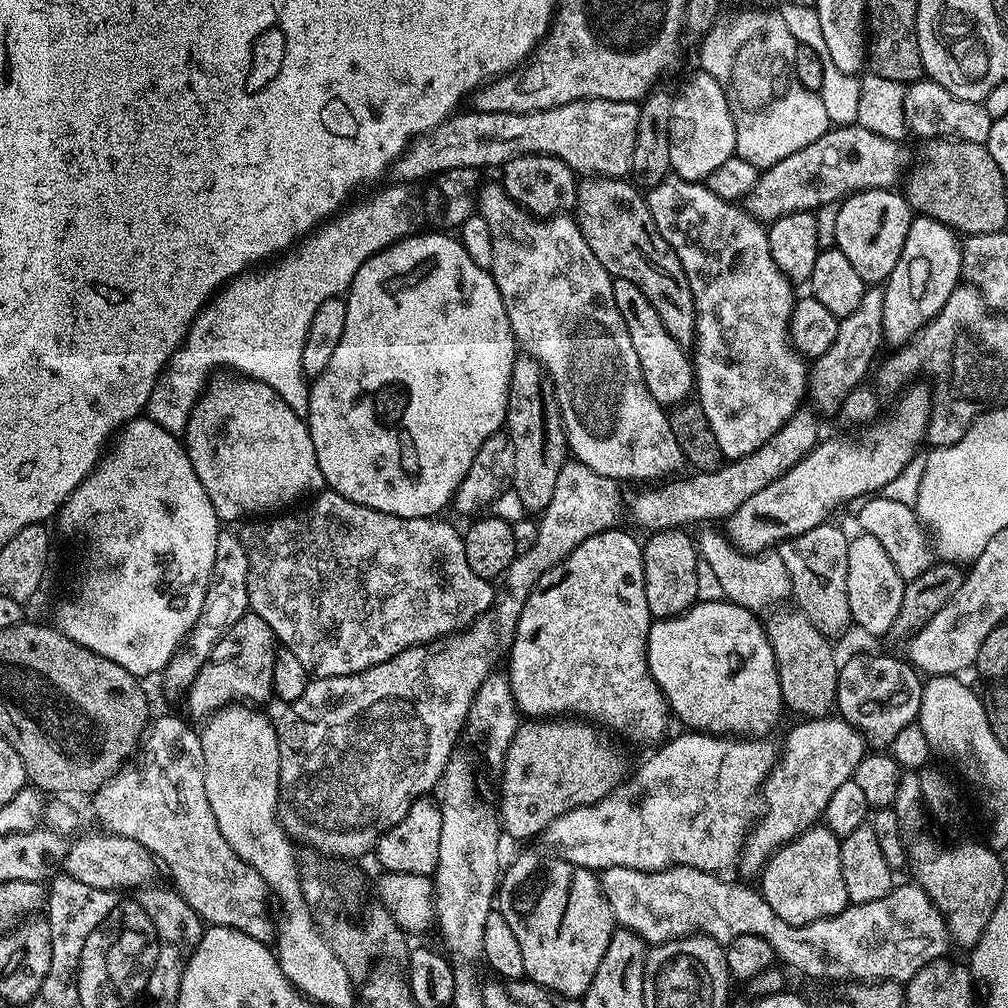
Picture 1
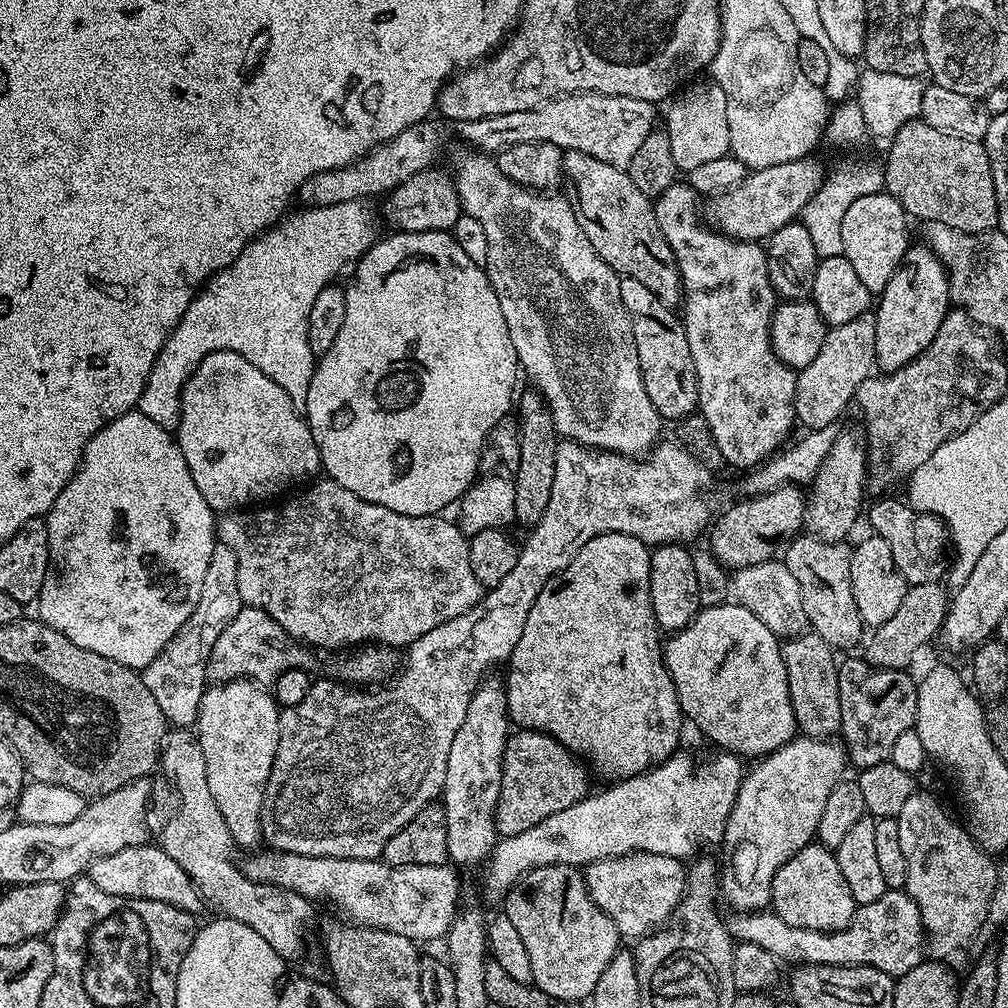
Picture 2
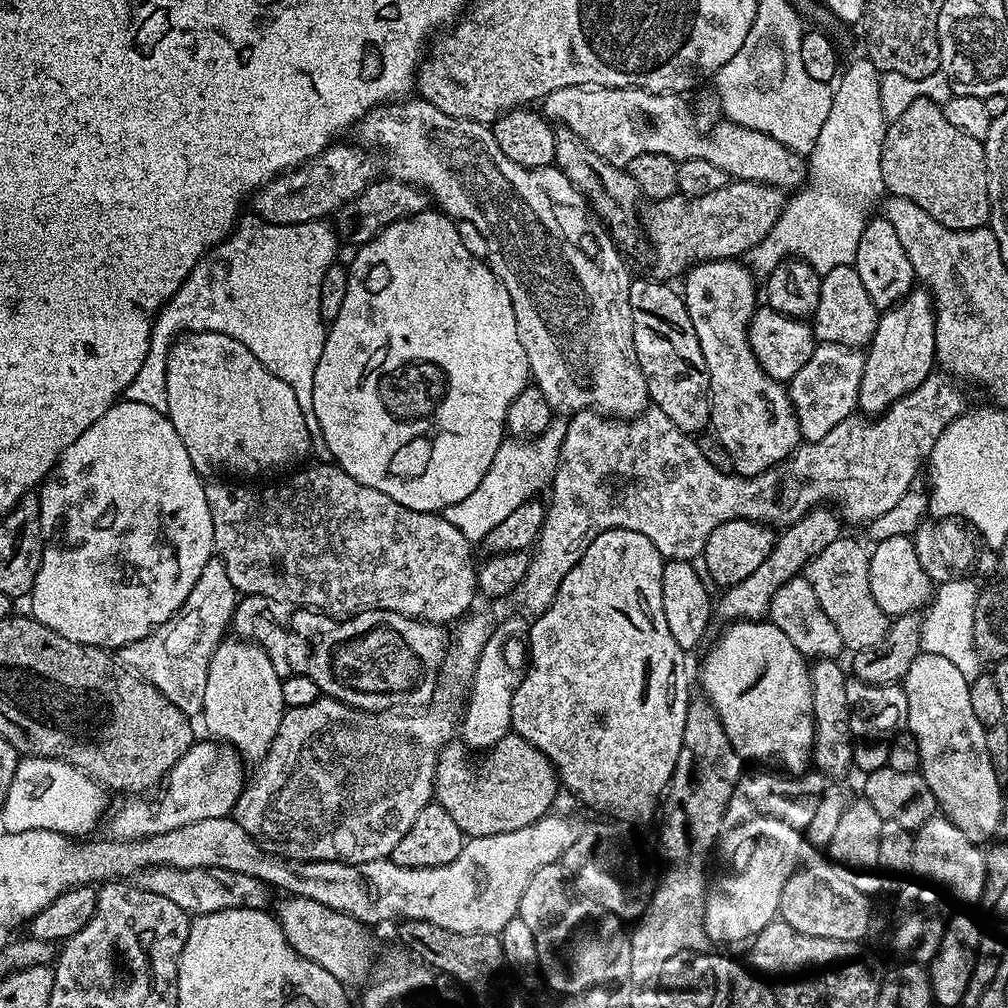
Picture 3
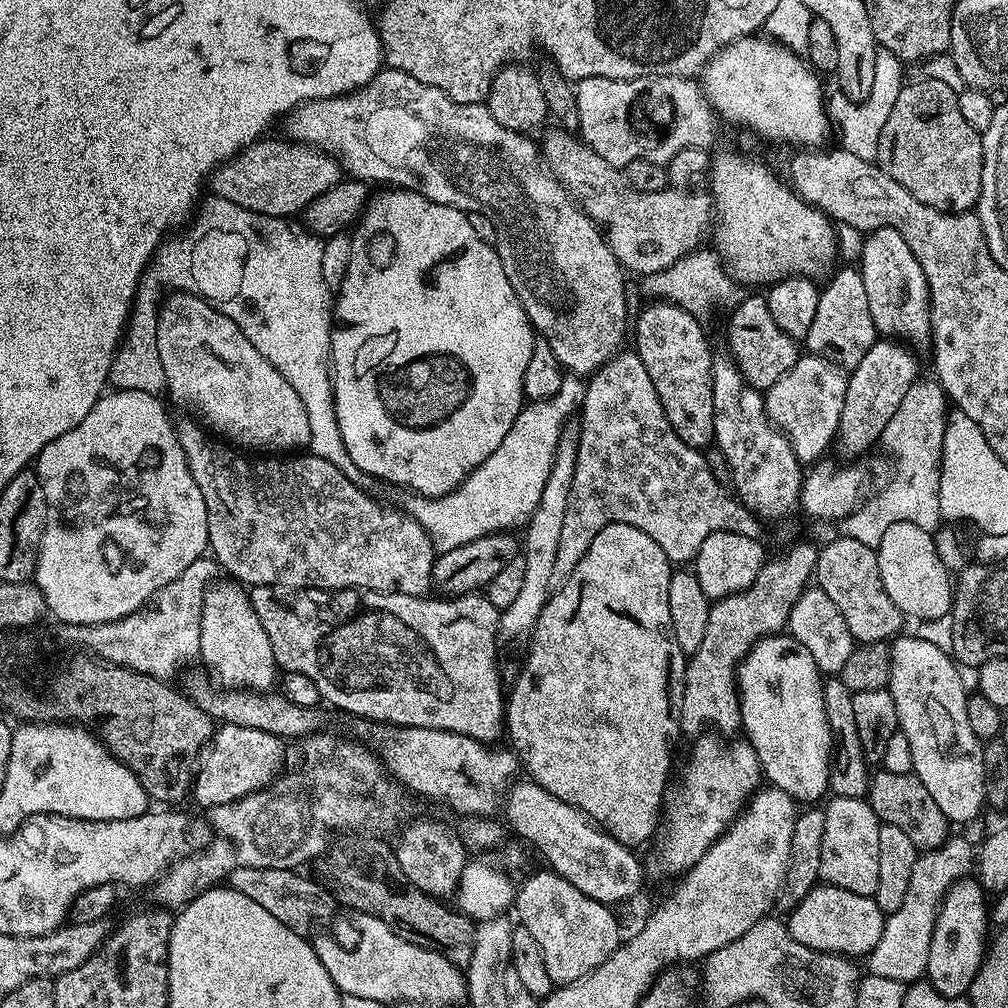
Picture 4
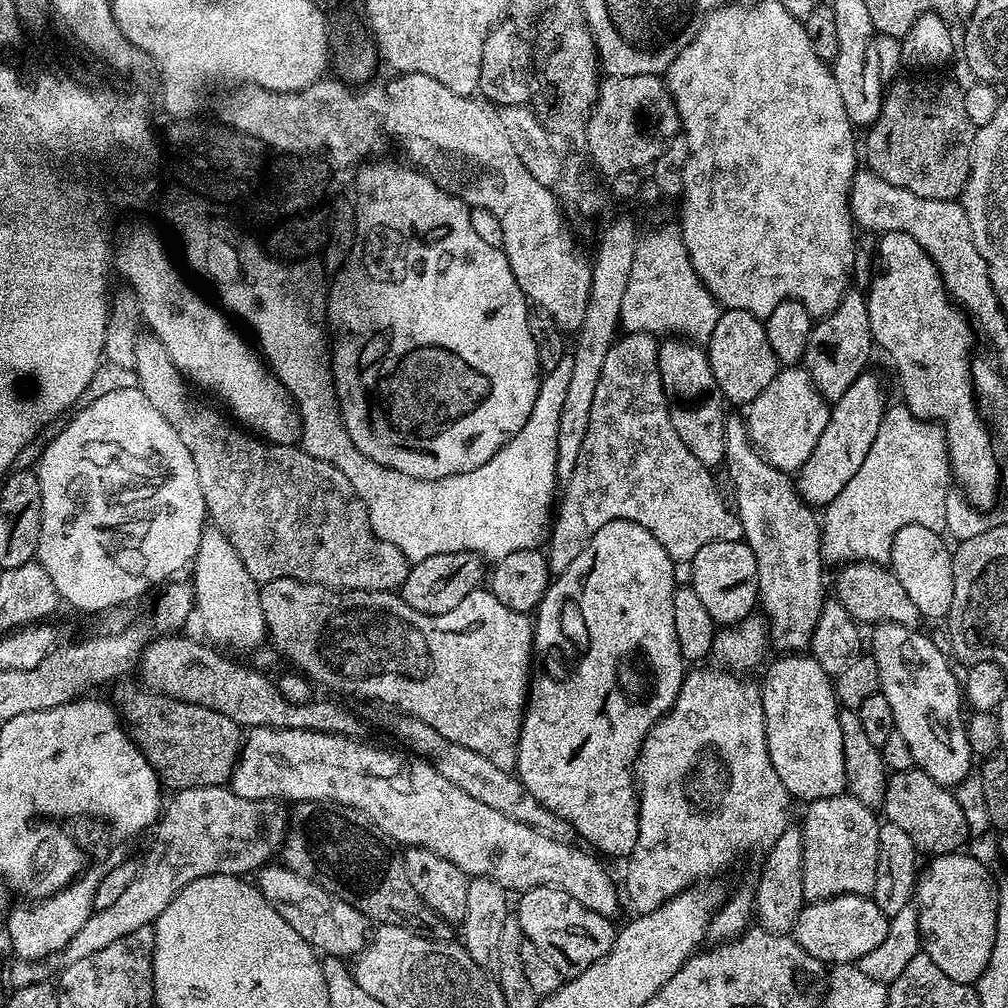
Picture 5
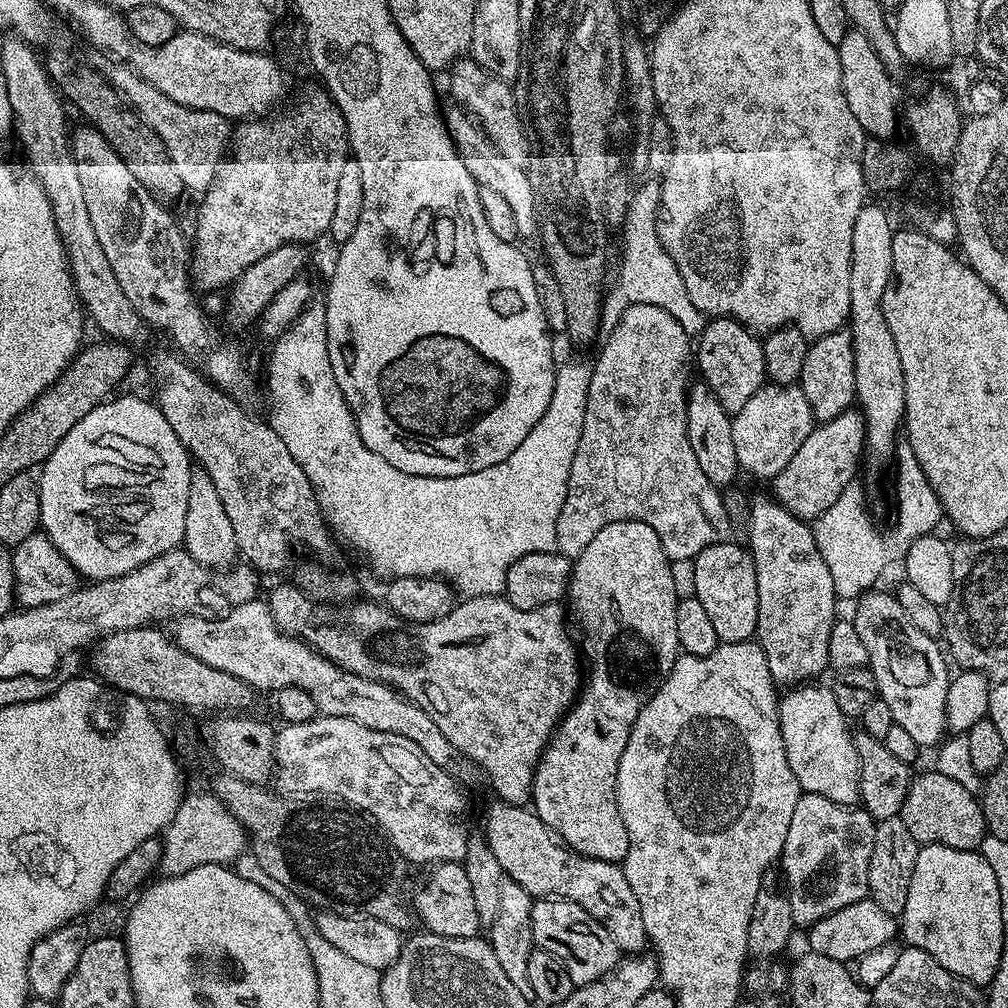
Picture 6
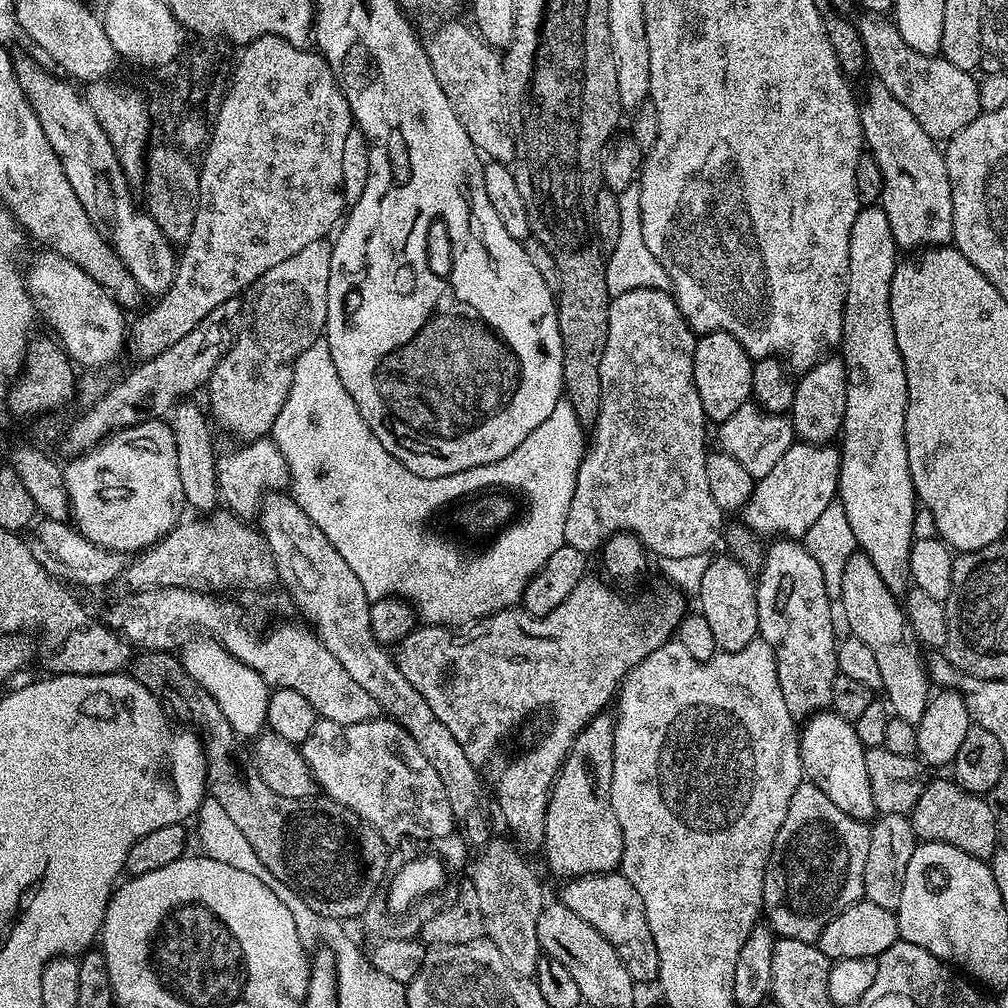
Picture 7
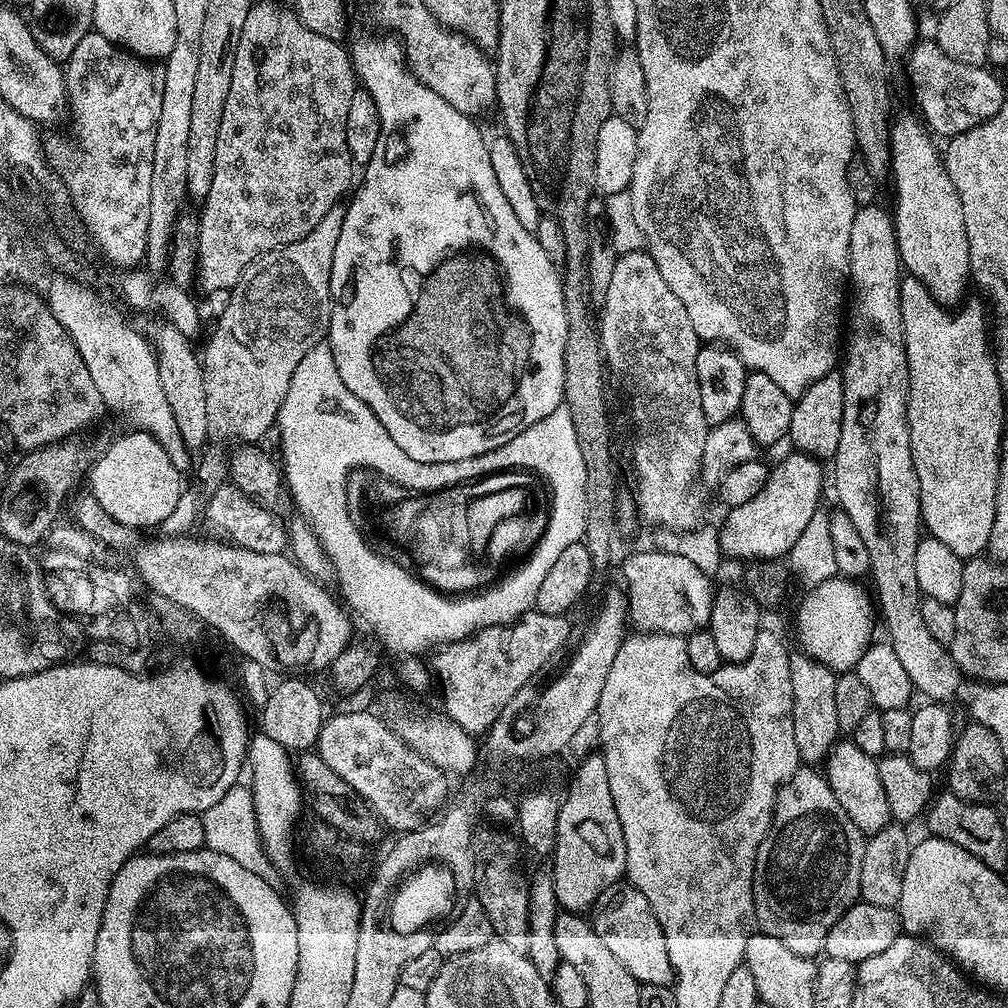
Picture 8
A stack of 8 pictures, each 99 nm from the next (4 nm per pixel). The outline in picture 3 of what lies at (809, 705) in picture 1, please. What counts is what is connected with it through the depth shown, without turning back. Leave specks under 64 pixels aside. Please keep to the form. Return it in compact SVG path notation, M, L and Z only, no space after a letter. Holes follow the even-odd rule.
M820 658L811 665L812 673L812 716L816 720L816 743L814 764L825 777L844 776L853 771L852 745L854 737L850 726L850 710L846 698L846 672L832 658Z

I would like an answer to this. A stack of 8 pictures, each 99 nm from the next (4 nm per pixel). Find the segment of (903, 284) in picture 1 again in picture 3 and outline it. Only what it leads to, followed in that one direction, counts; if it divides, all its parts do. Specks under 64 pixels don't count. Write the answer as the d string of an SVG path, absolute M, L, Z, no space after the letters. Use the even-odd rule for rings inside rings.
M927 291L911 292L901 304L894 305L885 316L883 313L879 317L876 332L866 345L858 408L872 418L887 412L898 398L931 376L937 363L933 297Z

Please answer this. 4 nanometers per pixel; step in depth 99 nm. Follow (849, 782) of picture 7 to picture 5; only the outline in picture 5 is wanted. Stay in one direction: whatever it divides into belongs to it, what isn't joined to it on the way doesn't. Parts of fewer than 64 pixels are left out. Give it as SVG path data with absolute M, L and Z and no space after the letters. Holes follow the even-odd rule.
M784 654L768 668L764 684L759 685L762 710L766 722L766 746L770 750L770 762L782 778L782 786L792 795L793 801L811 802L839 796L848 787L846 762L842 752L842 726L833 677L822 670L820 663L810 654Z

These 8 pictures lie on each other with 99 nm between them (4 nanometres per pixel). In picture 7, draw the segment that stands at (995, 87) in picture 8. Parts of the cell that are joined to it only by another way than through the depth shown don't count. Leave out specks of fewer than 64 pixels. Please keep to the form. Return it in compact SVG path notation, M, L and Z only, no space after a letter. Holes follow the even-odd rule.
M864 14L864 17L858 20L858 27L867 67L870 72L872 68L873 74L876 75L873 77L884 84L886 90L890 90L890 94L894 94L894 98L898 98L898 102L902 102L902 106L910 110L910 114L914 114L918 126L922 126L922 130L926 130L926 134L930 134L932 140L947 142L954 134L958 134L958 130L970 126L970 122L974 122L974 118L980 116L982 109L979 104L979 83L973 73L958 70L954 62L945 60L939 54L935 56L918 54L918 50L906 46L906 42L902 42L902 34L898 34L895 23L887 15Z

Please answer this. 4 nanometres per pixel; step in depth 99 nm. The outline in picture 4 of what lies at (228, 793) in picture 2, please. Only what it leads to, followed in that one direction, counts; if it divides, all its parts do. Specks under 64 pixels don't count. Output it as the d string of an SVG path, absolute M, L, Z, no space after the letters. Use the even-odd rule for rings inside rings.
M213 583L208 589L202 606L202 638L200 639L199 659L208 663L208 668L221 680L219 683L228 690L268 690L277 683L278 665L274 658L274 650L270 646L270 638L266 630L262 630L262 622L258 614L254 614L251 595L239 583Z

